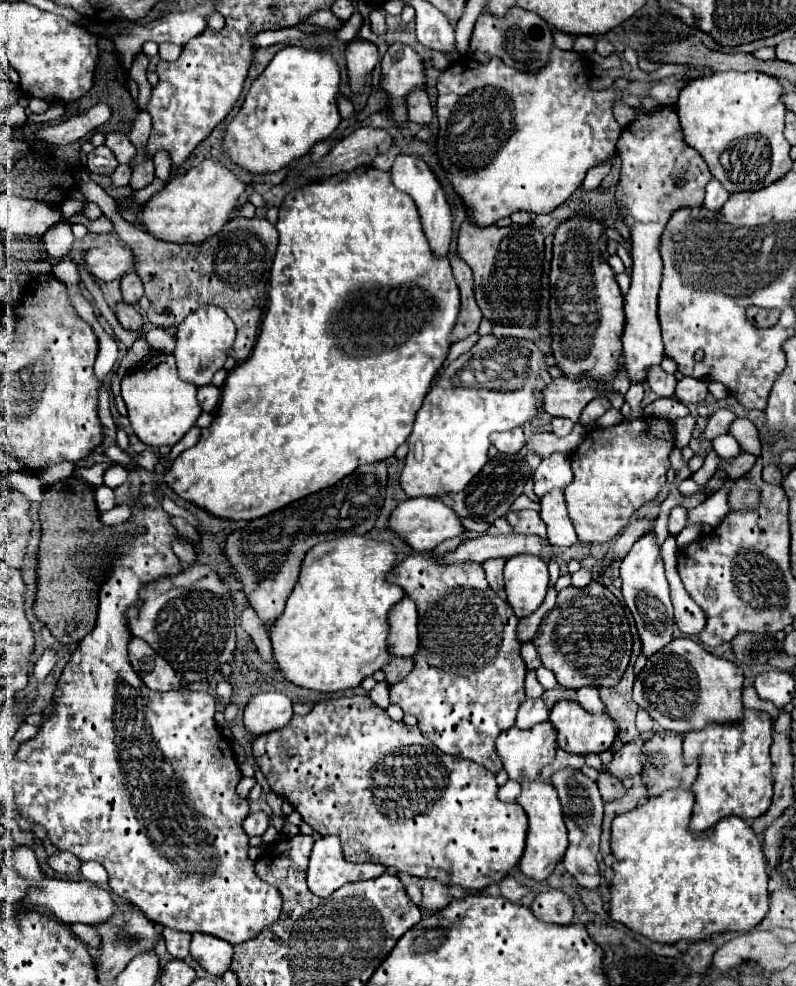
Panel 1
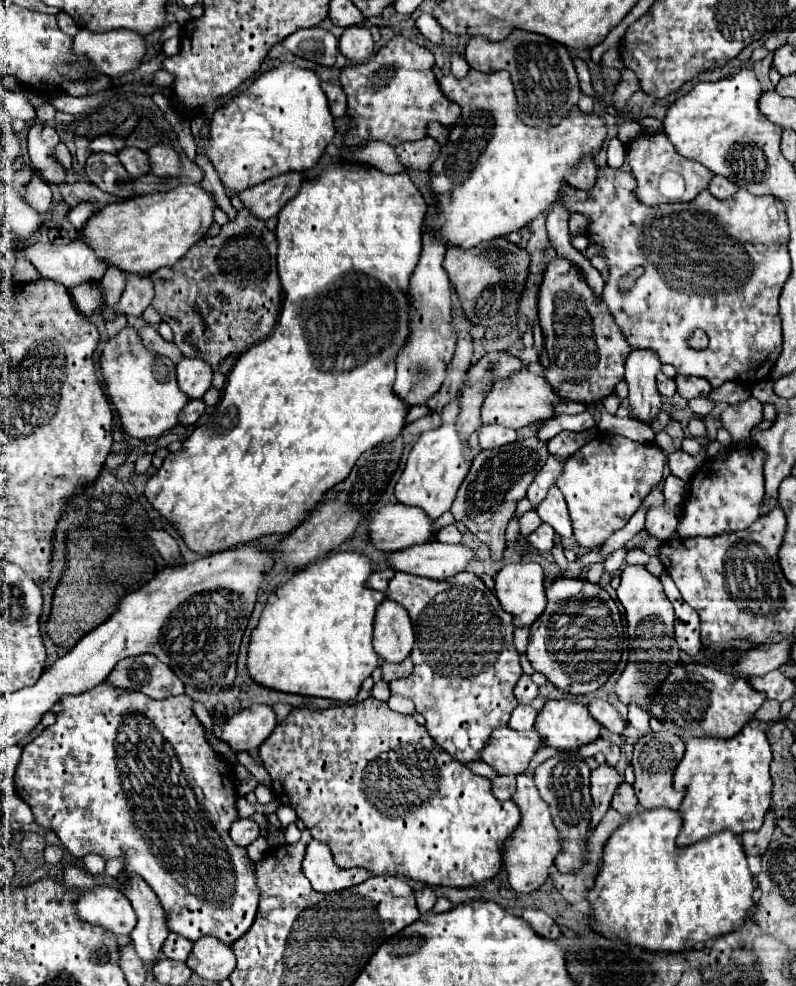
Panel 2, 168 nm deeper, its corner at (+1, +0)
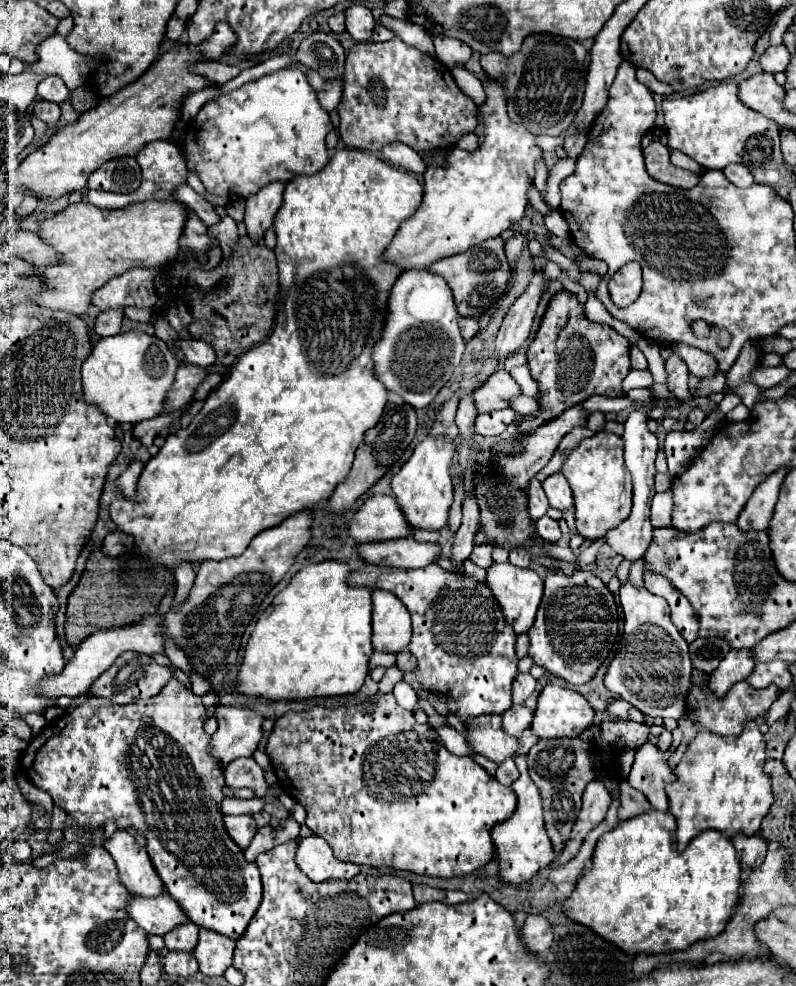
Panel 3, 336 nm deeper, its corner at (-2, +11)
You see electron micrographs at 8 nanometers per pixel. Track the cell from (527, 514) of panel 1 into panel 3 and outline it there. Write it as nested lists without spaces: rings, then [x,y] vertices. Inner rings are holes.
[[[542,516],[540,520],[536,520],[536,534],[548,542],[558,542],[562,532],[560,532],[560,526],[556,520],[548,518],[548,516]]]

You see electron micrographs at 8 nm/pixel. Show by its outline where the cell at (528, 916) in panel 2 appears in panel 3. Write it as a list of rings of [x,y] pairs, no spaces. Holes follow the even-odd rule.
[[[528,914],[522,926],[522,936],[524,936],[524,944],[528,946],[528,950],[542,954],[544,950],[550,948],[554,930],[552,930],[552,924],[542,914]]]

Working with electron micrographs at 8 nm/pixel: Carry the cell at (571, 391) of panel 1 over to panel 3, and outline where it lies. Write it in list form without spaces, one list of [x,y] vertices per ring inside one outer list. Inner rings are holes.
[[[502,368],[490,376],[490,380],[484,384],[484,388],[480,388],[480,392],[476,392],[476,408],[478,412],[502,410],[508,408],[510,400],[520,394],[522,390],[518,382],[510,376],[510,372]]]

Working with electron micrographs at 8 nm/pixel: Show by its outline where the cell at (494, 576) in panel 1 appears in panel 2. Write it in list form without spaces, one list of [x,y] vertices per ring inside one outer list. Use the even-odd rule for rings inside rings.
[[[535,435],[527,439],[517,439],[513,445],[481,451],[473,459],[465,481],[457,491],[451,513],[457,521],[465,523],[465,527],[475,533],[481,543],[491,549],[495,561],[501,561],[505,551],[505,527],[515,515],[517,503],[525,497],[529,483],[533,481],[535,473],[545,465],[547,457],[547,441]]]

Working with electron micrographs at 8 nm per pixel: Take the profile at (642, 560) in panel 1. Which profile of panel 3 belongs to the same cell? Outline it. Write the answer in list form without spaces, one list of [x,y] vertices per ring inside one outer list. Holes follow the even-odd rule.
[[[630,580],[620,586],[618,594],[624,610],[624,640],[606,672],[604,684],[642,714],[678,720],[684,716],[684,696],[688,694],[692,674],[688,642],[672,624],[670,606],[664,598],[652,594],[644,586],[634,586]]]

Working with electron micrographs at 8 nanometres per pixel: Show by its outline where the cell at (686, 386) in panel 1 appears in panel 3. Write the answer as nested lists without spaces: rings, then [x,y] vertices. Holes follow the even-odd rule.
[[[676,344],[676,346],[672,346],[672,352],[686,362],[688,372],[692,376],[696,376],[698,380],[714,378],[714,374],[718,372],[716,360],[712,360],[712,356],[708,356],[706,352],[700,352],[698,348],[688,348],[686,344],[680,344],[680,346]]]

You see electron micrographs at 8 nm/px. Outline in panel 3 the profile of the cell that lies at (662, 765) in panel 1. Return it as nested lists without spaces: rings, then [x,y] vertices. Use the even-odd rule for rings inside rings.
[[[650,742],[642,744],[636,752],[632,772],[628,776],[628,782],[648,798],[652,808],[662,812],[668,810],[668,796],[664,786],[674,780],[674,770],[666,760],[668,754],[670,750],[660,750]]]

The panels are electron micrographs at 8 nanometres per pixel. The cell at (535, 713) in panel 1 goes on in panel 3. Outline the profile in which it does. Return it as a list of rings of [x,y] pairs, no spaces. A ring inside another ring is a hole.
[[[514,704],[508,712],[502,714],[502,724],[510,736],[518,736],[526,728],[530,728],[532,718],[534,718],[534,712],[526,704]]]

